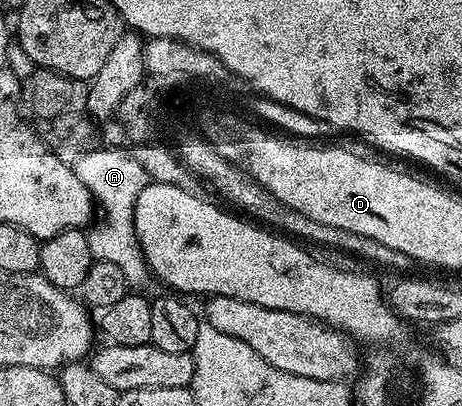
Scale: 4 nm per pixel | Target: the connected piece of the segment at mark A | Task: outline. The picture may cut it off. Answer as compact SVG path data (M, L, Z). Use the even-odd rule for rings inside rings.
M91 148L81 154L73 163L73 170L76 176L81 180L84 187L89 190L96 205L102 210L105 218L105 224L94 223L87 232L88 243L90 245L91 256L96 262L113 264L119 268L126 280L126 287L131 290L147 290L150 284L153 284L152 271L146 264L145 257L142 256L141 246L138 244L137 233L134 228L134 208L138 202L140 192L148 186L150 179L146 170L137 162L132 153L128 151L115 150L113 148Z

